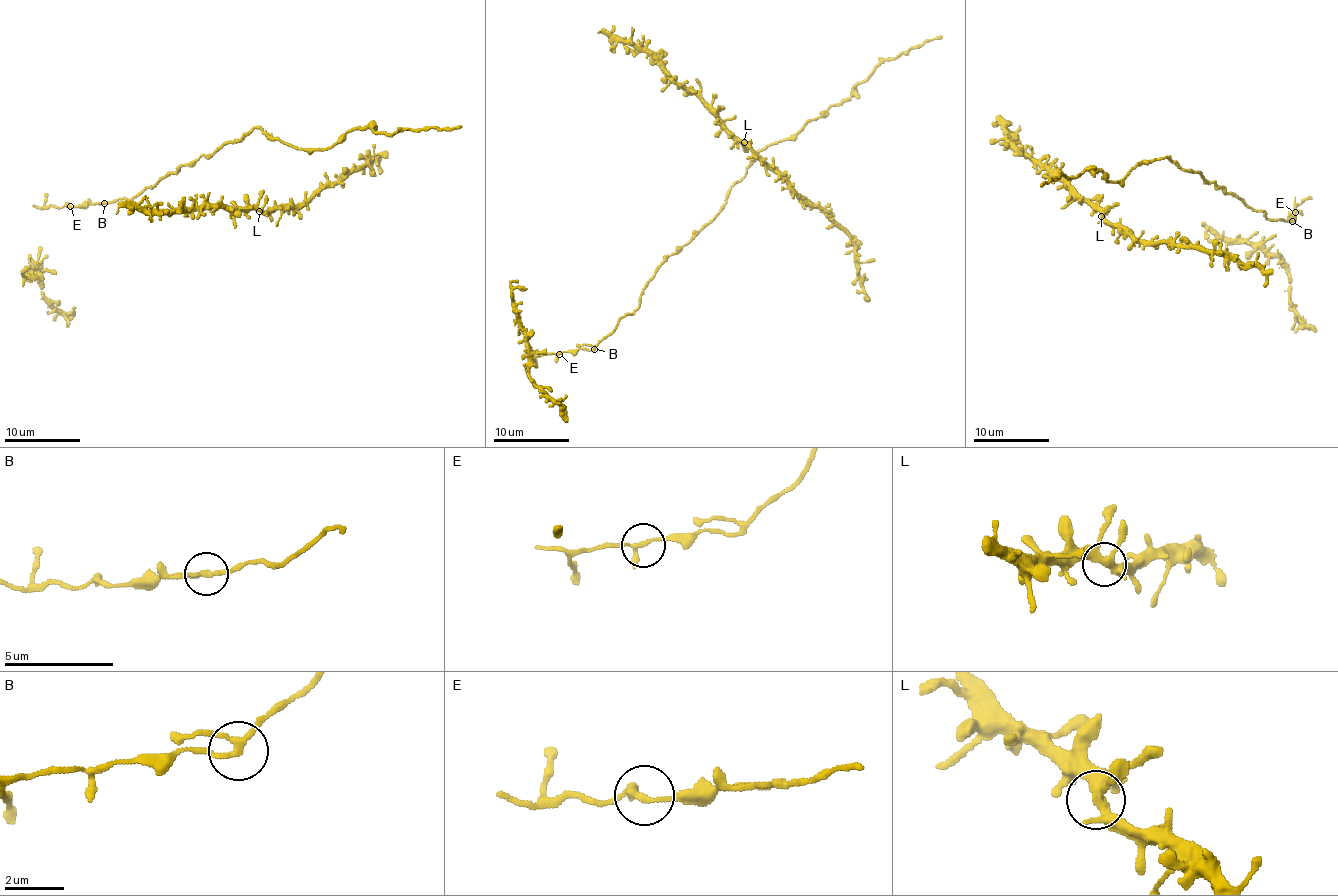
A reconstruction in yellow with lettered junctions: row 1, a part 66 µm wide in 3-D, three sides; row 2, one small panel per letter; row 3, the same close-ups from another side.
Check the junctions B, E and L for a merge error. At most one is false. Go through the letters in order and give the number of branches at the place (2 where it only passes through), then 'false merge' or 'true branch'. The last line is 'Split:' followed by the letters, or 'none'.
B: 3 branches meet; true branch
E: 3 branches meet; true branch
L: 5 branches meet; true branch
Split: none

